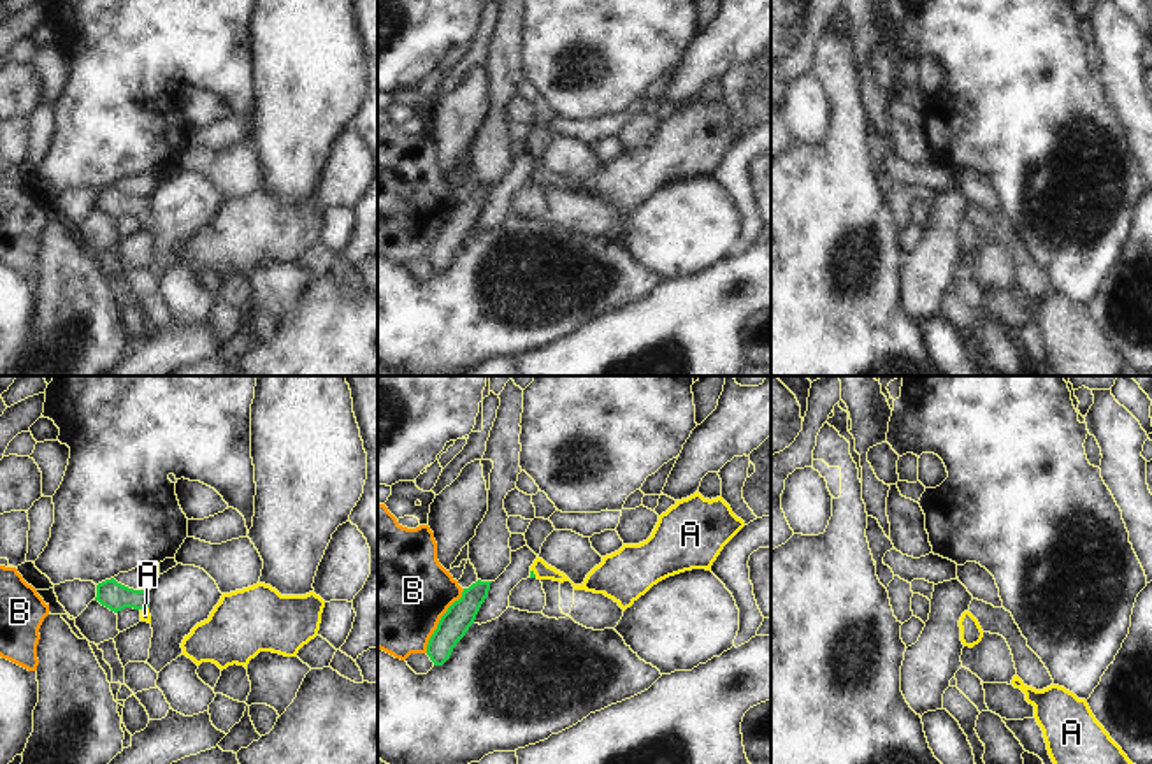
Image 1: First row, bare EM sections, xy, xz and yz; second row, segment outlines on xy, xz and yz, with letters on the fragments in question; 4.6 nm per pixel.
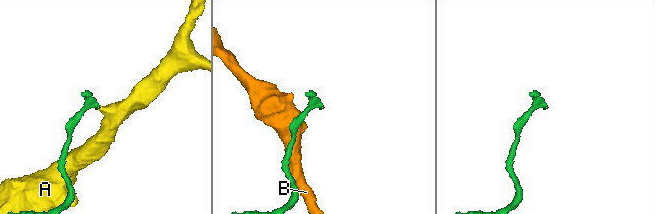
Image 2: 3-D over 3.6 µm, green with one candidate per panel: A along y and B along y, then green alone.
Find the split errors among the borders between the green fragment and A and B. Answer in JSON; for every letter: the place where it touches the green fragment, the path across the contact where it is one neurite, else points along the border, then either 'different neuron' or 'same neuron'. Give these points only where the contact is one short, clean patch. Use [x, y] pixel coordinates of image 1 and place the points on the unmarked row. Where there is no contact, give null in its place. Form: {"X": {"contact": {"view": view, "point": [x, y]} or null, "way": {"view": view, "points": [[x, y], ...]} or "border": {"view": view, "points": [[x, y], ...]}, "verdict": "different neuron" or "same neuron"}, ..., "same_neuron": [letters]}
{"A": {"contact": {"view": "xz", "point": [532, 180]}, "way": {"view": "xz", "points": [[532, 181], [532, 180], [541, 176]]}, "verdict": "same neuron"}, "B": {"contact": {"view": "xz", "point": [439, 227]}, "verdict": "different neuron"}, "same_neuron": ["A"]}

